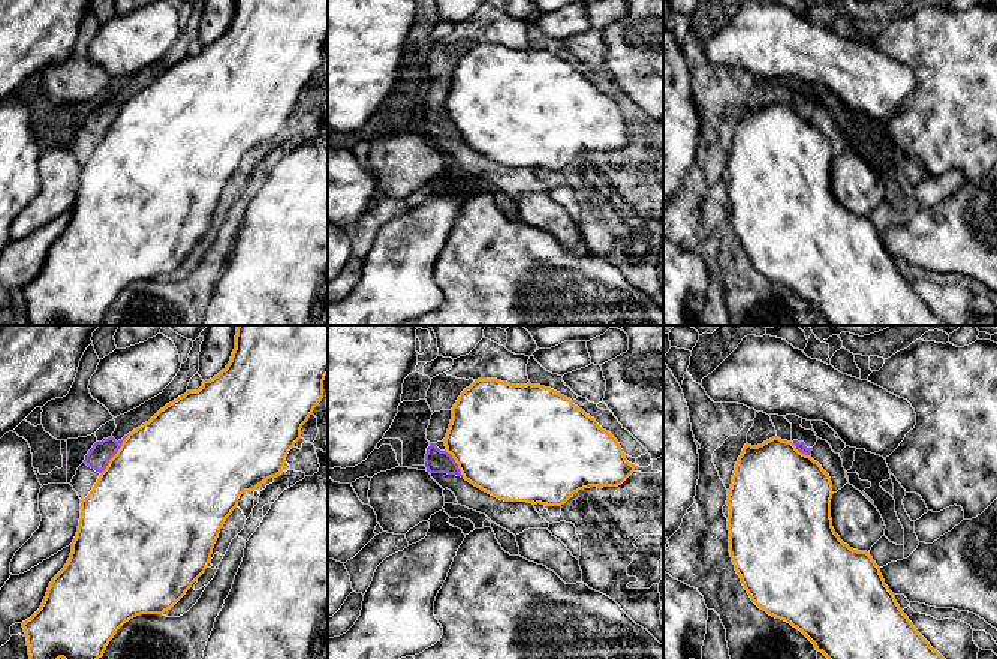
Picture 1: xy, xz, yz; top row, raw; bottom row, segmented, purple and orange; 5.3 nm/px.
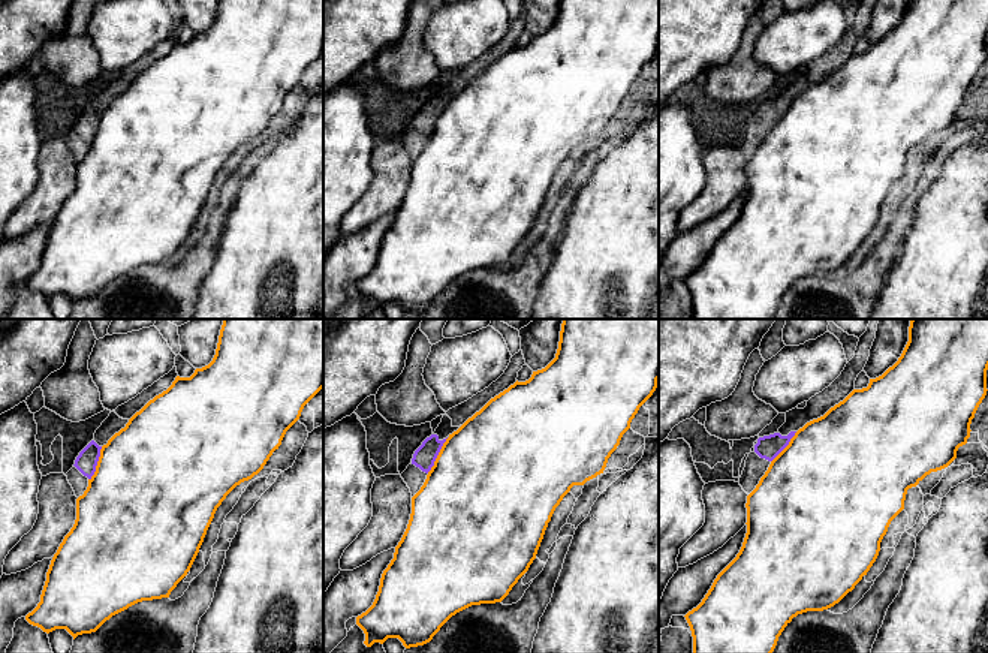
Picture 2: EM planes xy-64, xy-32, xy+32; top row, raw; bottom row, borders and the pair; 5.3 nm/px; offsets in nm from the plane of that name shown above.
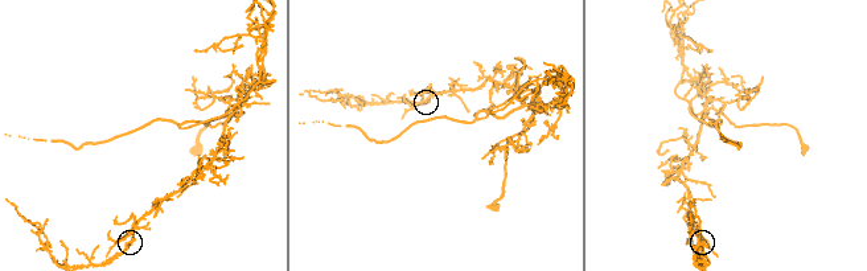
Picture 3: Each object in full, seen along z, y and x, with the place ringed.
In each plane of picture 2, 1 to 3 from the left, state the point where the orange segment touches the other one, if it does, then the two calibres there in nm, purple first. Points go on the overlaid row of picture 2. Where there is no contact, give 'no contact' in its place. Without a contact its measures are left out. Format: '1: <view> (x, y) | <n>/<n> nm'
1: xy-64 (96, 463) | 110/500 nm
2: xy-32 (437, 454) | 120/500 nm
3: xy+32 (786, 445) | 130/500 nm

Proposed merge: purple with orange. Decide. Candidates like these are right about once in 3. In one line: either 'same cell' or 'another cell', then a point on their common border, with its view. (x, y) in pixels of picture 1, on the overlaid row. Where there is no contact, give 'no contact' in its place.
another cell | xy (114, 454)

